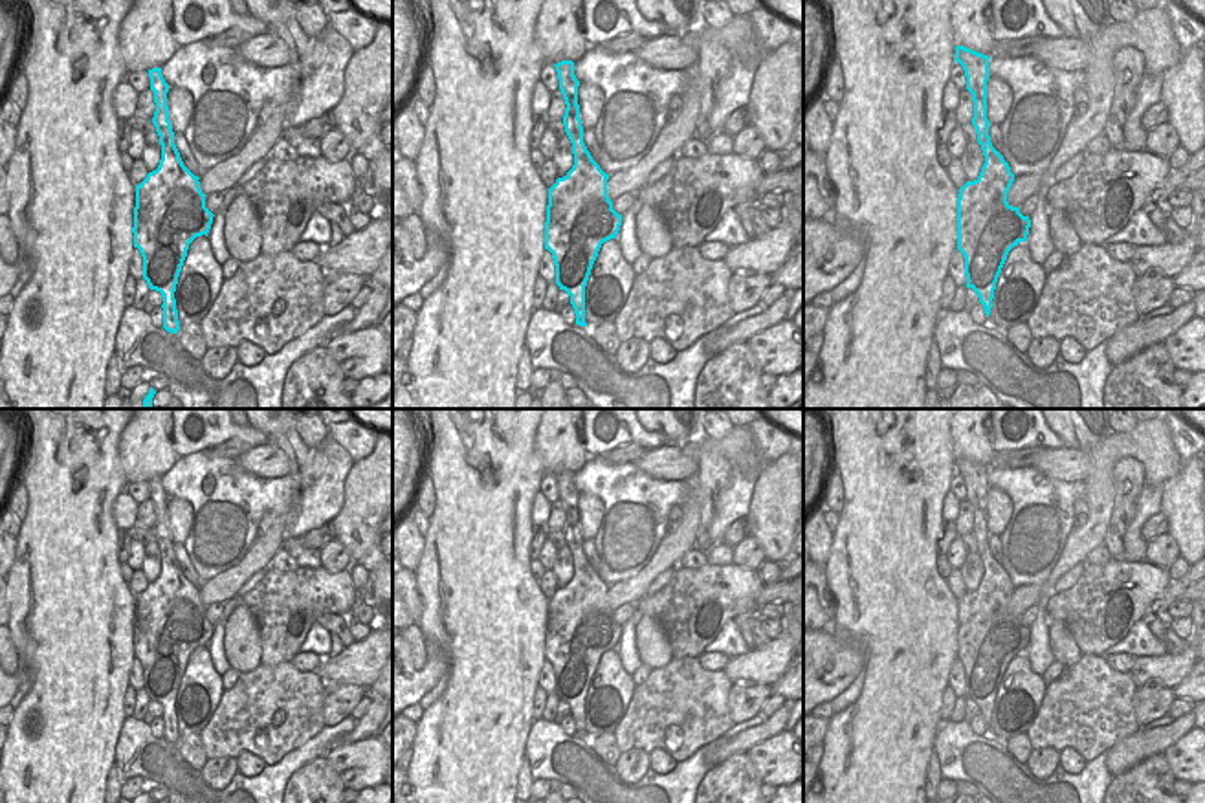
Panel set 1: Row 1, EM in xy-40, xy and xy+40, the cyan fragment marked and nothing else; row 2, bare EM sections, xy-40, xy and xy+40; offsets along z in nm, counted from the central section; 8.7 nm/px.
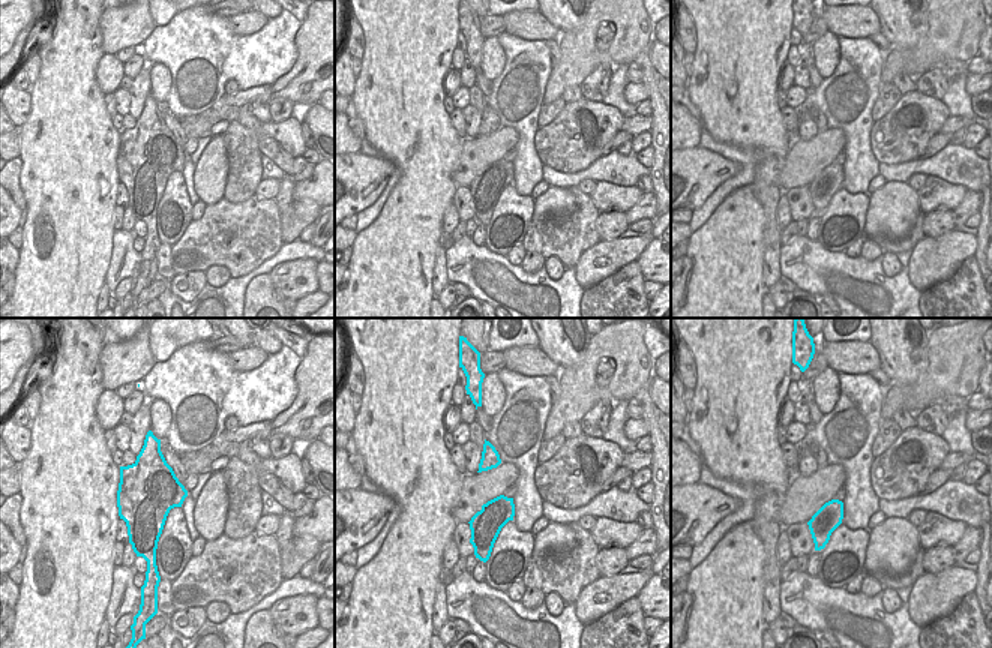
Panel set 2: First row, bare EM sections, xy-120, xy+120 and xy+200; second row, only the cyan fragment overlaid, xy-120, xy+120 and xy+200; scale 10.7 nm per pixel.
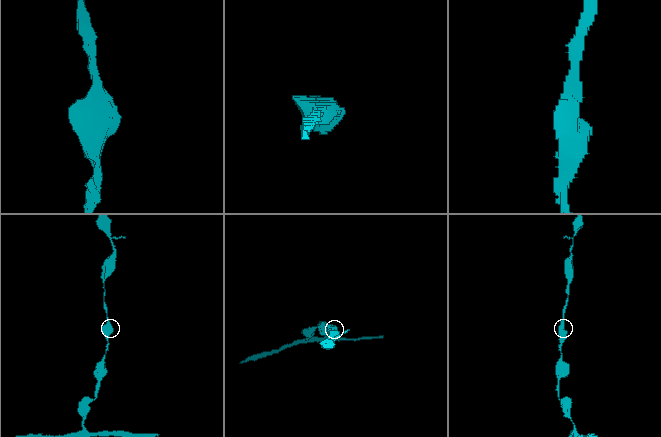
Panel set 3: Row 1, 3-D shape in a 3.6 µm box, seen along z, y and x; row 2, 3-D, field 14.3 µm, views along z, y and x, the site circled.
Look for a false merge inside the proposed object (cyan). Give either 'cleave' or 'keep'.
keep

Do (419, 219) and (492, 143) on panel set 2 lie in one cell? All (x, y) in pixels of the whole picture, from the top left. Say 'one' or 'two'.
two

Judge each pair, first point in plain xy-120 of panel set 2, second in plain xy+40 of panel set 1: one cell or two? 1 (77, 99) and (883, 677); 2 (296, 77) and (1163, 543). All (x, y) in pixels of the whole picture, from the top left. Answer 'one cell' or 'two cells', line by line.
1: one cell
2: two cells

